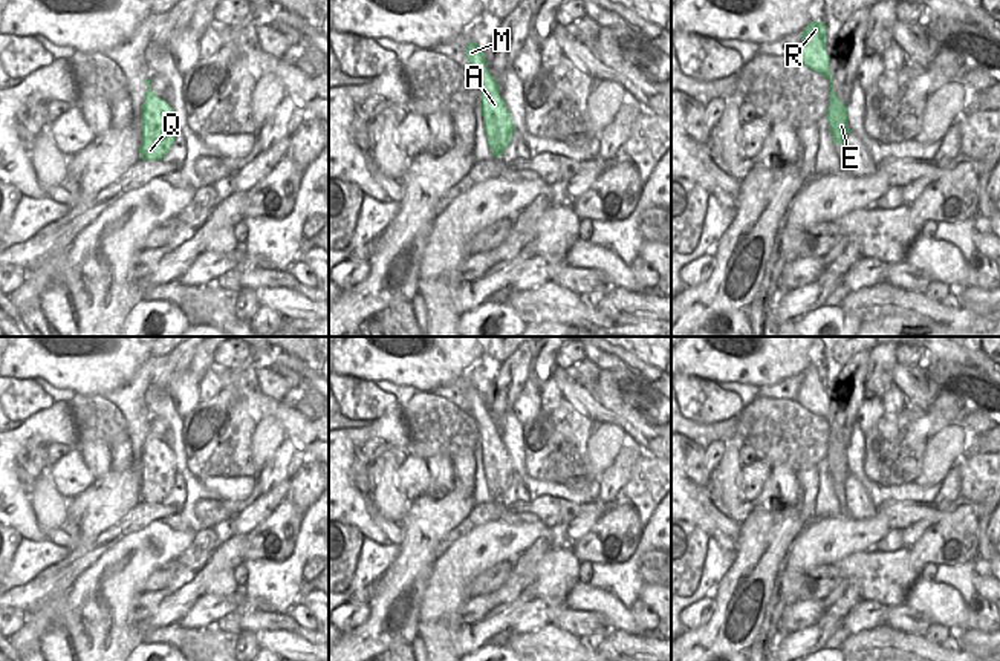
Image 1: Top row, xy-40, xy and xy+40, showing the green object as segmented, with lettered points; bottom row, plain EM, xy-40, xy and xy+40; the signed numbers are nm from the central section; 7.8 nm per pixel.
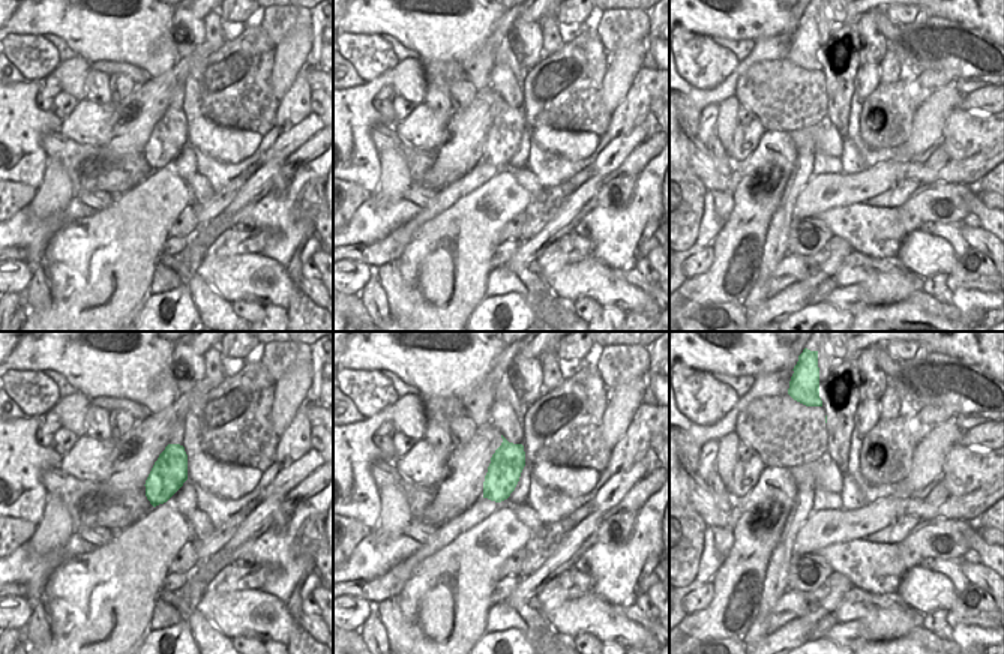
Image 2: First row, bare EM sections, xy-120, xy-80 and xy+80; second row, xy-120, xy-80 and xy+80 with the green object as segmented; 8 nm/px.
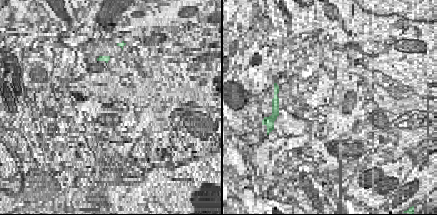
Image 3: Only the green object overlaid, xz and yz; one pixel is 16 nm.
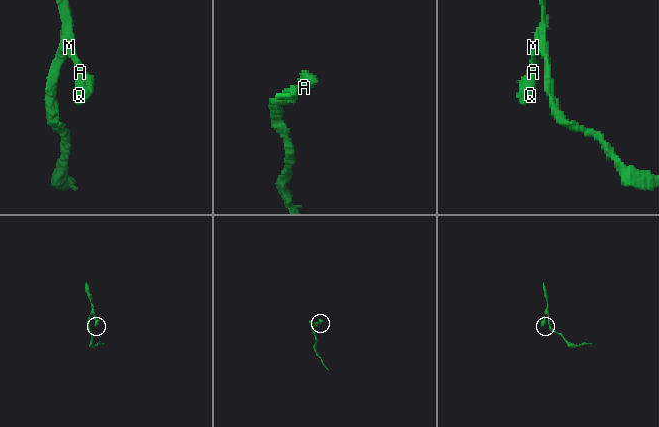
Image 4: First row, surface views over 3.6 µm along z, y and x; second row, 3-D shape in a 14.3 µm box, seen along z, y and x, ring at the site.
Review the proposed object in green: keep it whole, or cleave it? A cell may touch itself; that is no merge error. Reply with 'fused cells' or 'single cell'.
single cell

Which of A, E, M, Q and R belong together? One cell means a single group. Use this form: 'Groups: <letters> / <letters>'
Groups: A E M Q R.

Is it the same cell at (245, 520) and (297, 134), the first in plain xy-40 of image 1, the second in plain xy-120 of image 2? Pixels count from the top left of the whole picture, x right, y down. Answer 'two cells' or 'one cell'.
one cell

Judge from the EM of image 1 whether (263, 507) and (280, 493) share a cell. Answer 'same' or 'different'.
same

